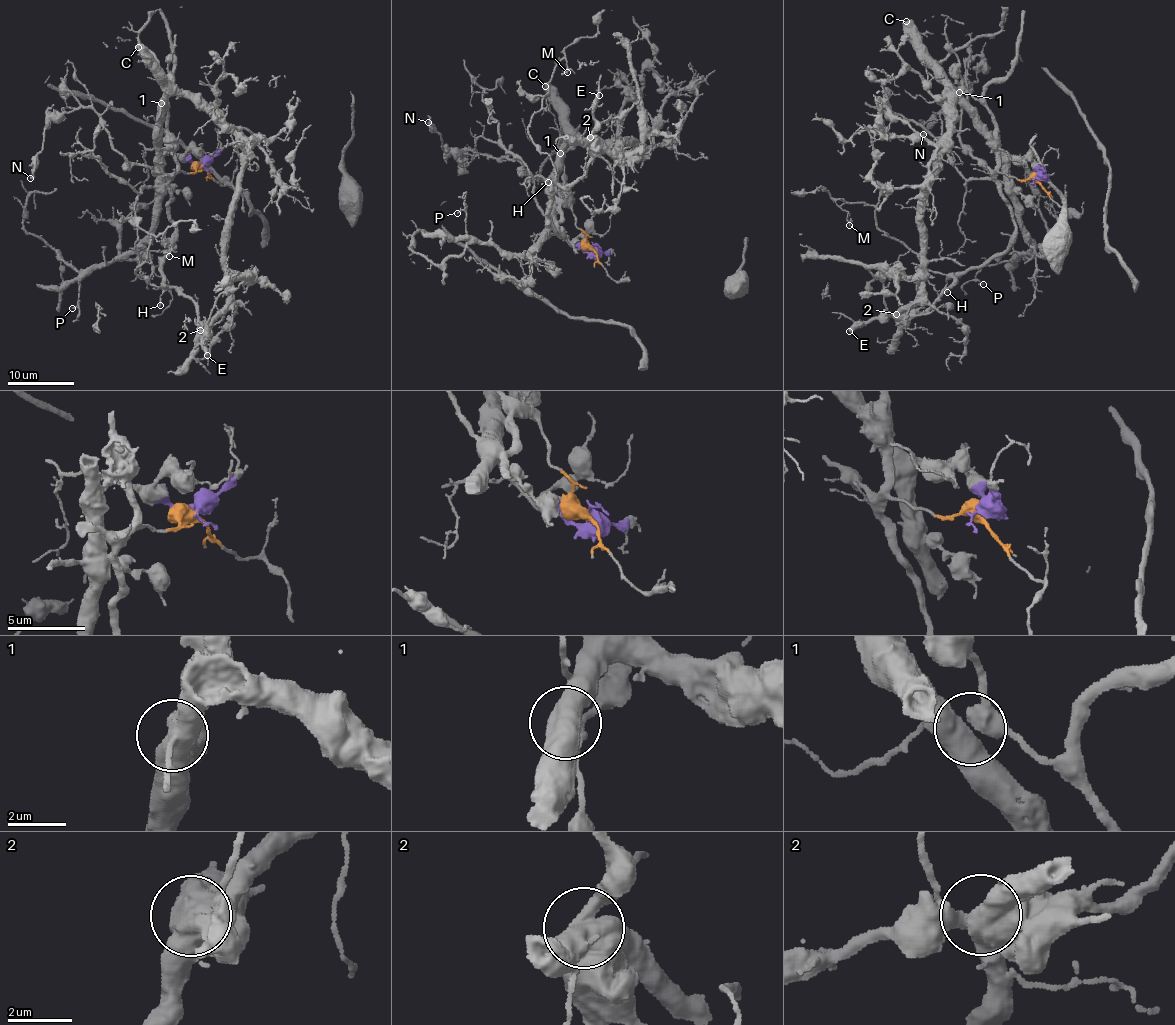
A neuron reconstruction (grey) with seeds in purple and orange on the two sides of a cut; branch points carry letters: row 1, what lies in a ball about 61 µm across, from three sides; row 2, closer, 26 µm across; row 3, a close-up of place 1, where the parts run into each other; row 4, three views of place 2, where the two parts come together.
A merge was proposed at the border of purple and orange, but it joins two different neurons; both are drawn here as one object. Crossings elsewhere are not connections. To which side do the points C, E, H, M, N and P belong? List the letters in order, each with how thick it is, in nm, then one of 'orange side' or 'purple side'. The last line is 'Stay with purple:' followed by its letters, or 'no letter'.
C: 550 nm | purple side
E: 460 nm | orange side
H: 110 nm | orange side
M: 90 nm | orange side
N: 260 nm | orange side
P: 120 nm | purple side
Stay with purple: C, P

